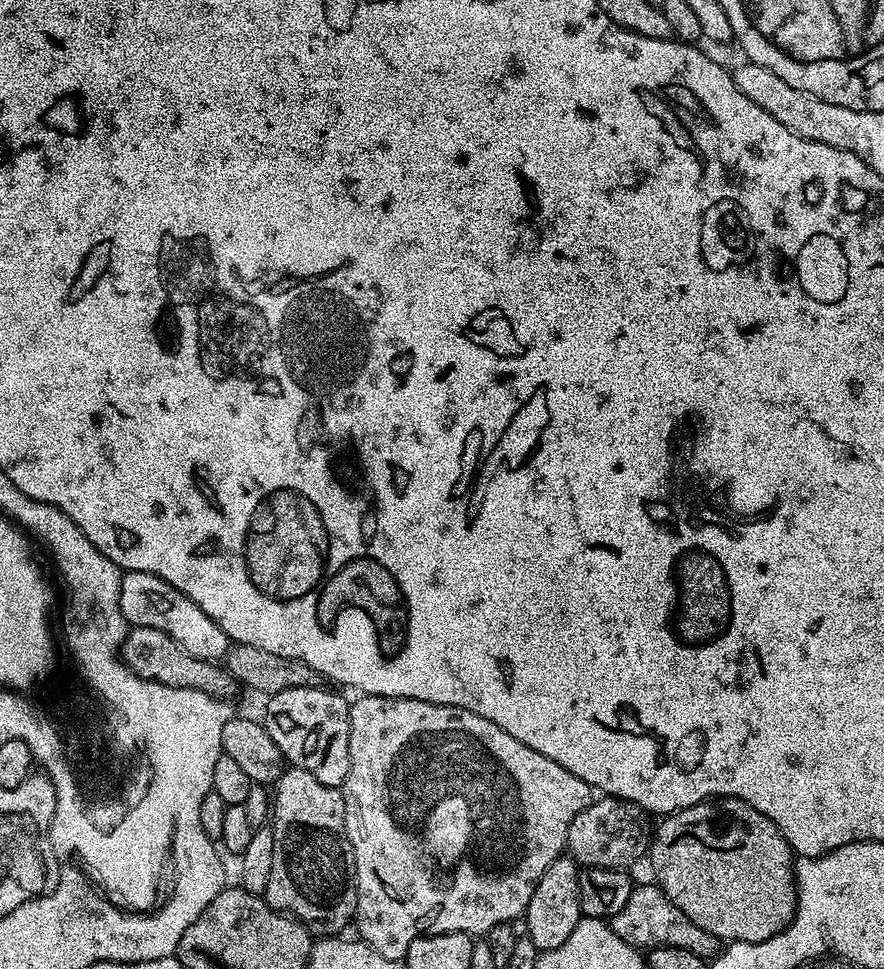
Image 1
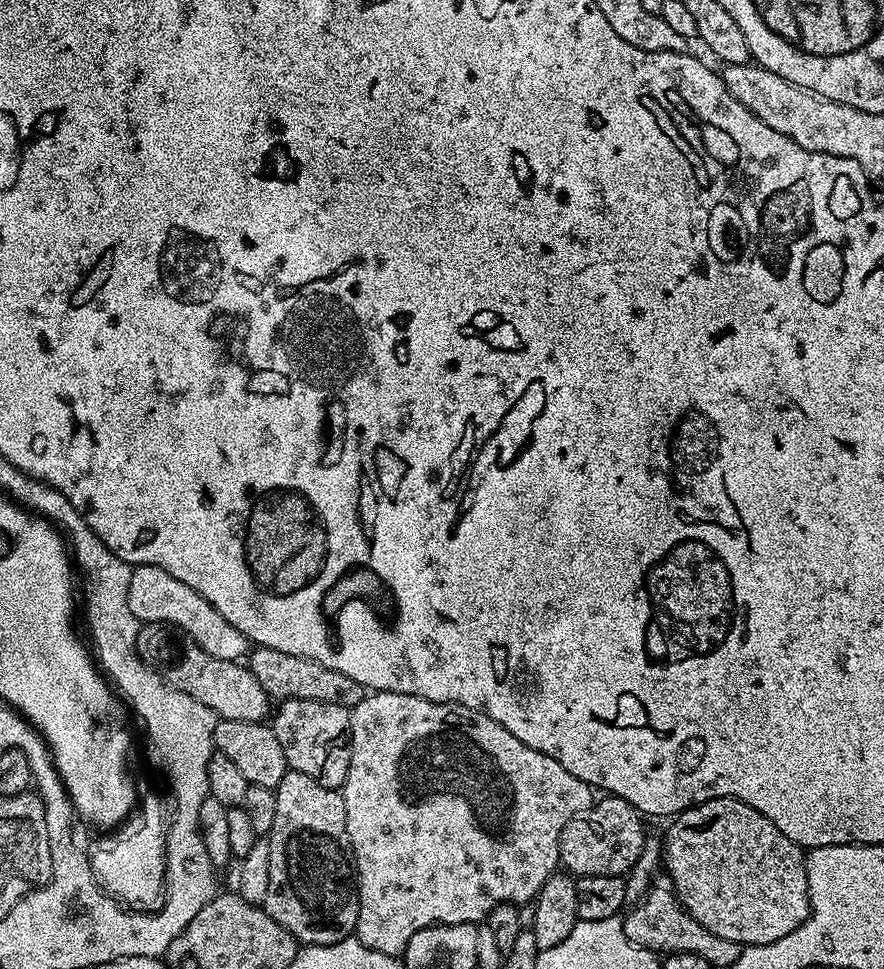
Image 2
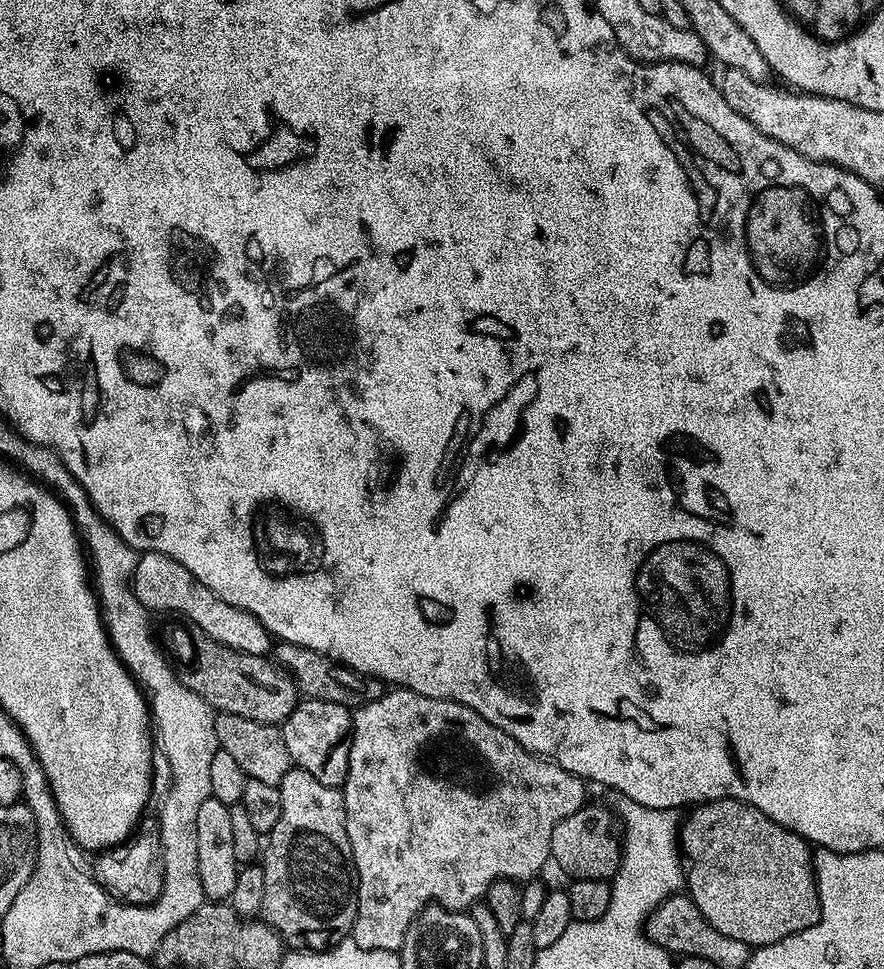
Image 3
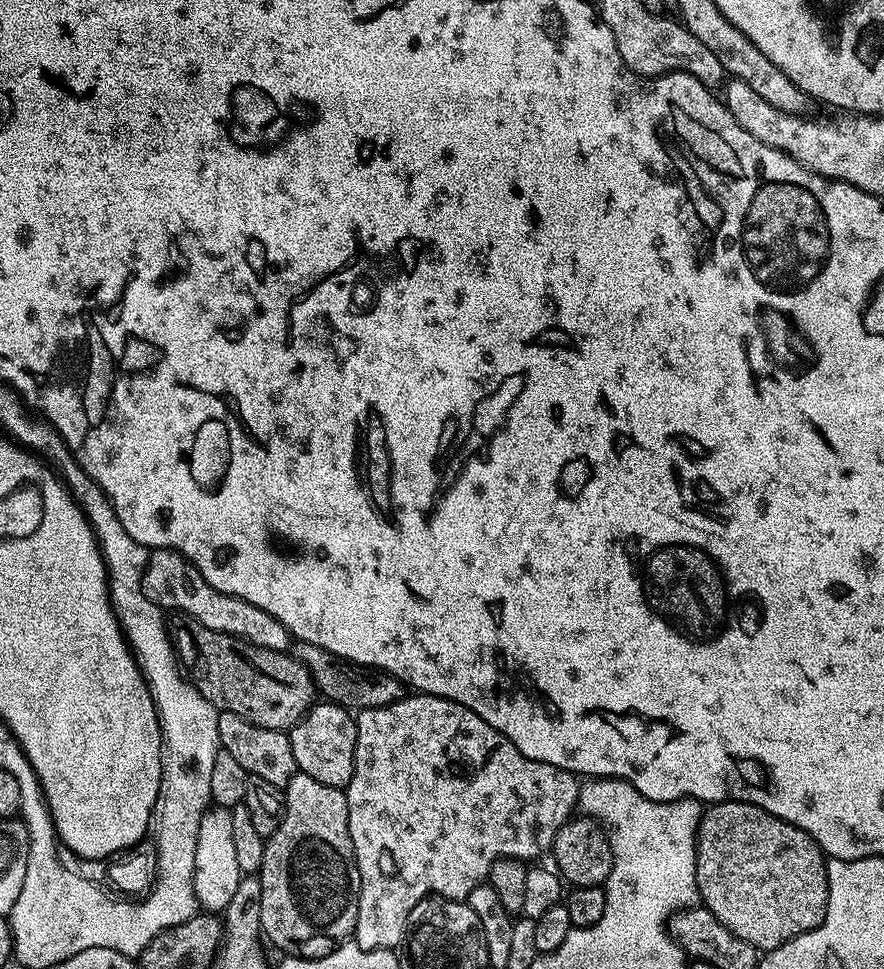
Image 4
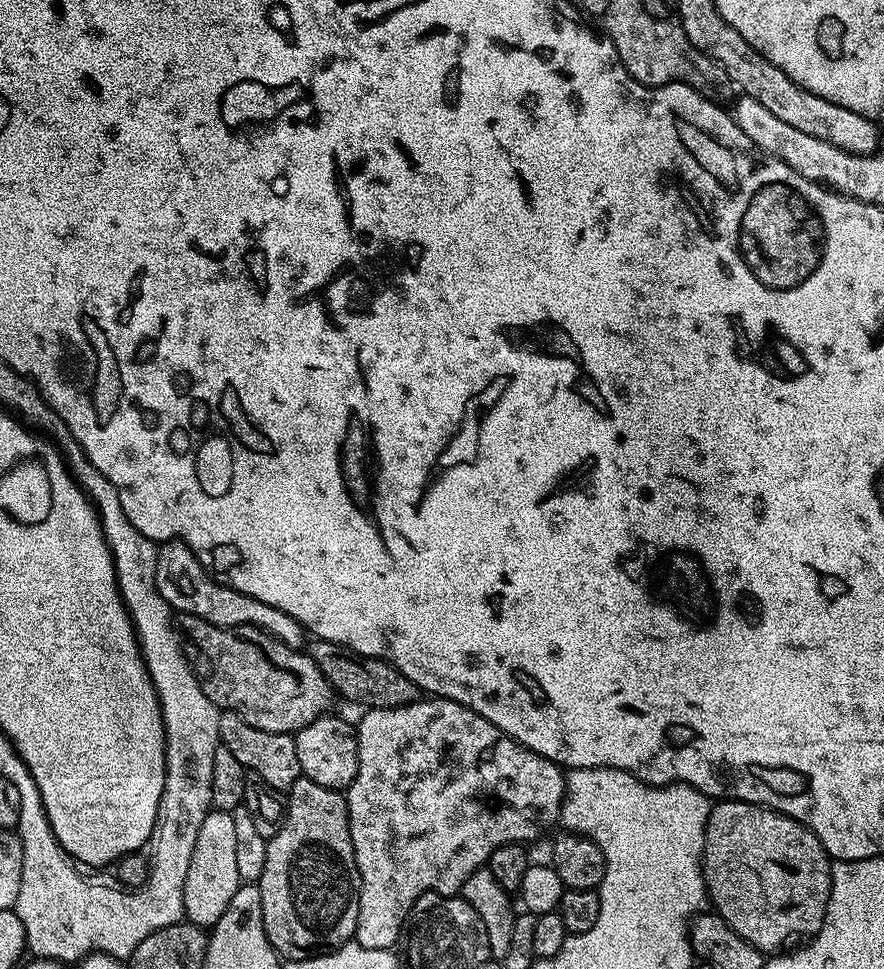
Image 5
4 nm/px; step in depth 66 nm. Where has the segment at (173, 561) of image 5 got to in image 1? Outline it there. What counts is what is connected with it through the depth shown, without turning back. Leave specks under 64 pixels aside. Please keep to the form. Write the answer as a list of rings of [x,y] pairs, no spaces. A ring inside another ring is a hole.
[[[124,572],[120,605],[129,626],[134,628],[150,626],[154,630],[162,630],[174,642],[178,642],[178,646],[182,646],[182,650],[186,650],[186,654],[190,654],[195,660],[220,662],[228,653],[230,647],[228,635],[197,604],[190,602],[186,594],[182,594],[154,574]]]

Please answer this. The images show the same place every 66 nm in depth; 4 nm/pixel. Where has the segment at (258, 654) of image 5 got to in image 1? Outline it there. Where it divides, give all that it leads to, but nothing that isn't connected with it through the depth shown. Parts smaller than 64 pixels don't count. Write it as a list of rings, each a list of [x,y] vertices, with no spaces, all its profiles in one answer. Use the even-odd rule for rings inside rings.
[[[150,626],[129,627],[128,637],[120,647],[120,659],[134,675],[166,686],[197,688],[200,692],[217,698],[230,695],[232,688],[234,689],[232,677],[219,663],[195,660],[193,656],[186,654],[186,650],[182,650],[182,646],[178,646],[178,642],[174,642],[168,634],[162,630],[154,630]]]

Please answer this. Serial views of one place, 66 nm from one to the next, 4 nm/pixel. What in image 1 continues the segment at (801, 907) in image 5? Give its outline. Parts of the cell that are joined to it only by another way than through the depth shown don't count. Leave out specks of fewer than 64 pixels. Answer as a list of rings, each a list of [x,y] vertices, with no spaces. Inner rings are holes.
[[[716,798],[711,802],[681,808],[663,817],[650,836],[650,860],[655,883],[690,918],[722,942],[757,944],[769,940],[796,917],[796,874],[792,847],[778,826],[741,800]]]

